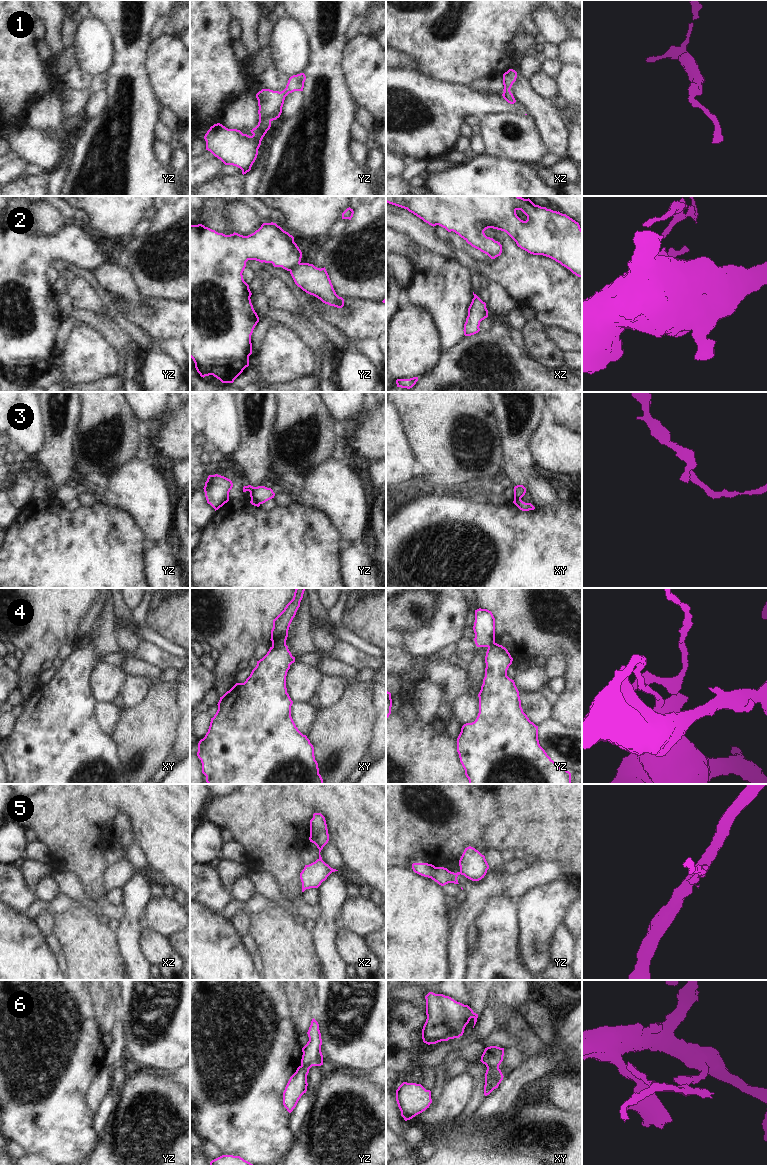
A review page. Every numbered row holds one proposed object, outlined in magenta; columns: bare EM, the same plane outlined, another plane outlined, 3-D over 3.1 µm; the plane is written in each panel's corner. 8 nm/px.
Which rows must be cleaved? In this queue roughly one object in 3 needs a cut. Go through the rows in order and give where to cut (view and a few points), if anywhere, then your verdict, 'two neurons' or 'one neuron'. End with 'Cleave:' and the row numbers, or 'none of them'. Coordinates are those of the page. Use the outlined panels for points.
1: no cut; one neuron
2: cut in yz along (300, 263), (290, 271); two neurons
3: cut in xy along (514, 498), (520, 500); two neurons
4: cut in xy along (285, 643), (272, 647); two neurons
5: cut in yz along (460, 871), (463, 874); two neurons
6: cut in xy along (487, 1067), (498, 1068); two neurons
Cleave: 2, 3, 4, 5, 6

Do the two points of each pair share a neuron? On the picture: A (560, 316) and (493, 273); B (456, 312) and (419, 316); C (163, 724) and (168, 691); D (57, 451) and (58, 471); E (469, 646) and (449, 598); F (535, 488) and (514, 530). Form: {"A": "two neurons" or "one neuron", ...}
{"A": "one neuron", "B": "two neurons", "C": "one neuron", "D": "one neuron", "E": "two neurons", "F": "two neurons"}

